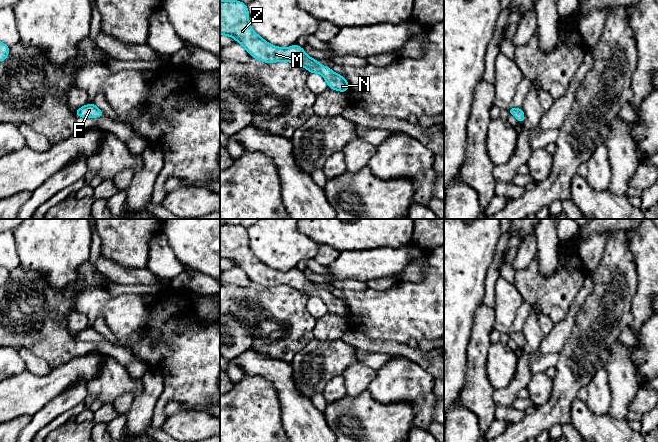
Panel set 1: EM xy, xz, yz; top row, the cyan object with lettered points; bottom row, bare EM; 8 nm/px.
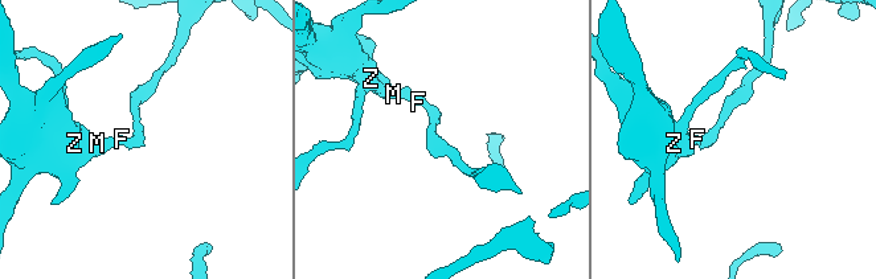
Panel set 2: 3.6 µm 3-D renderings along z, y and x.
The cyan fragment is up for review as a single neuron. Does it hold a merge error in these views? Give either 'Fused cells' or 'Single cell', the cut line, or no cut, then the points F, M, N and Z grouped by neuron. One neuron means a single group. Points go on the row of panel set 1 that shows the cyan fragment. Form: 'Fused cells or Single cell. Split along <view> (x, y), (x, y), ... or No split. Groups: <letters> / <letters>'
Single cell. No split. Groups: F M N Z

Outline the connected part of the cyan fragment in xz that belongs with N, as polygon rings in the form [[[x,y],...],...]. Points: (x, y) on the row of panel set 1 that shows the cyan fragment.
[[[220,0],[220,35],[234,38],[251,57],[264,63],[288,61],[305,67],[309,73],[320,73],[328,87],[340,92],[349,89],[345,77],[331,68],[322,66],[316,59],[306,55],[304,48],[297,44],[288,48],[274,46],[265,41],[251,27],[247,4],[236,0]]]

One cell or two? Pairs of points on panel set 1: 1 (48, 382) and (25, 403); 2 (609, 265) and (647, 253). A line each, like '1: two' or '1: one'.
1: one
2: two

